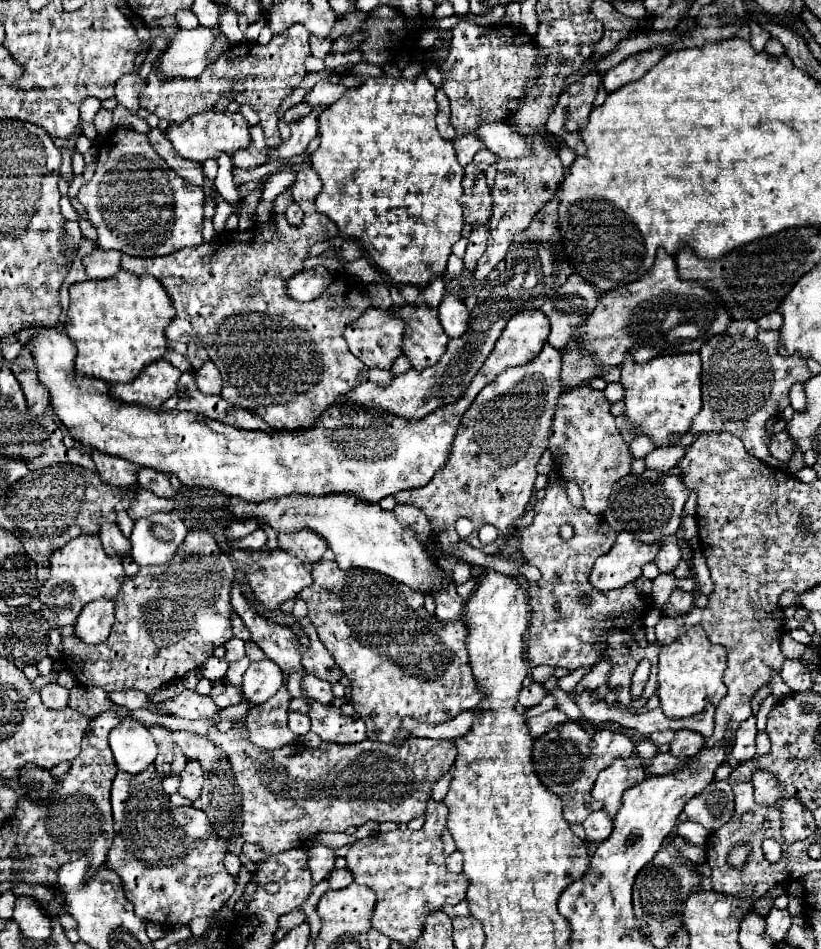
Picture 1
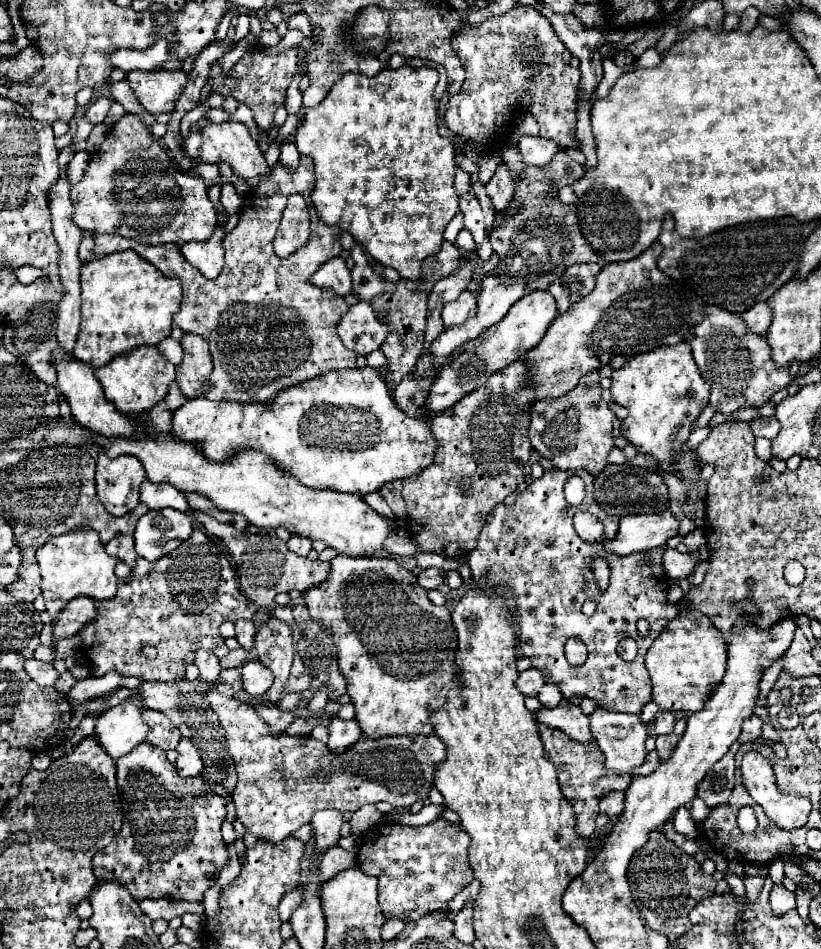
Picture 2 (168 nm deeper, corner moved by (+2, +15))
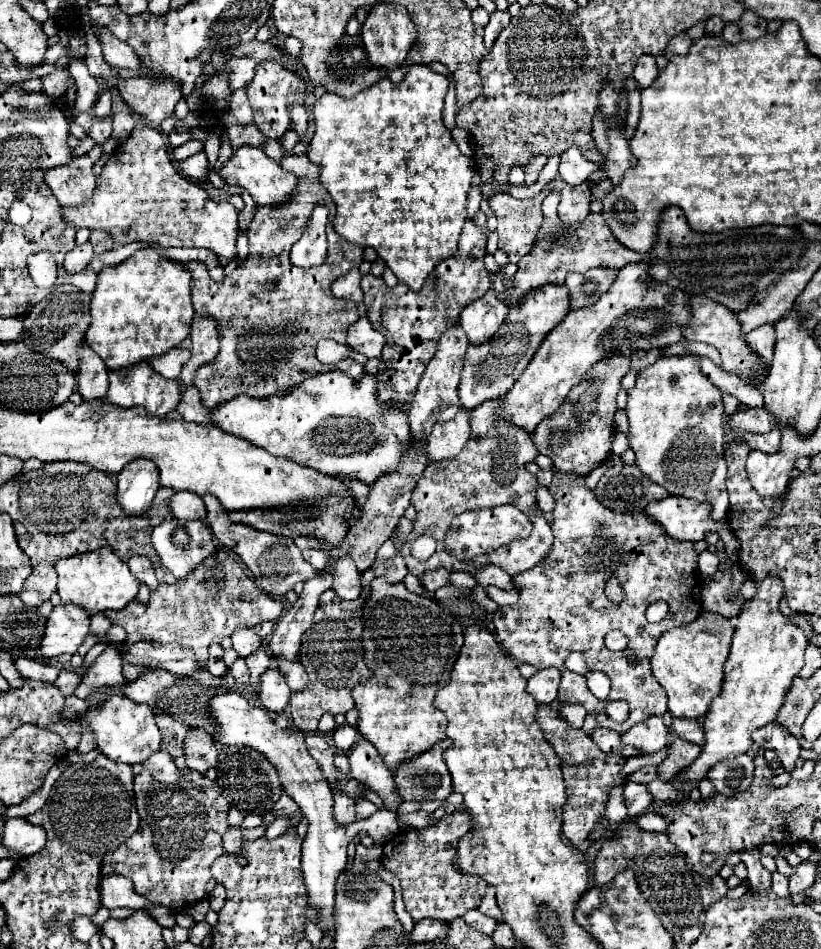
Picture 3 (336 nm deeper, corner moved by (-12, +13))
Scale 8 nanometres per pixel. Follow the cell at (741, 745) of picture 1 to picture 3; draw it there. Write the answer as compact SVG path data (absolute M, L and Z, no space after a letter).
M770 722L770 724L754 730L752 740L764 750L776 750L782 760L782 766L790 768L786 772L792 772L796 768L794 764L800 756L800 742L784 726Z

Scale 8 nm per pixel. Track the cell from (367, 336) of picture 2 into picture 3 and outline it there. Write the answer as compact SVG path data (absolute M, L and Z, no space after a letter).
M360 318L348 330L348 346L354 352L364 354L366 358L380 358L384 344L386 344L384 336L378 330L374 330L368 318Z

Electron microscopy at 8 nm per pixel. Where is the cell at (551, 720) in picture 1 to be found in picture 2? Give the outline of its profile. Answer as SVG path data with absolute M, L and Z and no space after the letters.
M562 698L556 708L542 706L536 712L536 722L560 728L562 732L566 732L568 736L572 736L578 742L592 740L592 732L588 728L588 718L582 714L580 706L572 704L568 698Z

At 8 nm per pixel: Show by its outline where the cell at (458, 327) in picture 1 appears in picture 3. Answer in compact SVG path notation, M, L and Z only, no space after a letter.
M490 290L486 296L470 302L462 310L460 326L464 328L468 342L480 346L498 332L498 328L506 320L506 314L508 314L508 306Z

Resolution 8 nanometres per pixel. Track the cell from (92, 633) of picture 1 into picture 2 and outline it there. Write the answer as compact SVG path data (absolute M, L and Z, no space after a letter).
M76 596L66 608L60 612L56 626L54 626L54 638L70 638L78 634L86 624L90 624L96 618L96 602L88 596Z

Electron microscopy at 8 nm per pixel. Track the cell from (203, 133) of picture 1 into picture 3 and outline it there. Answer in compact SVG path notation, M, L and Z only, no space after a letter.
M252 146L238 148L218 174L222 176L222 180L226 184L236 184L236 186L246 188L246 192L254 198L254 202L258 206L282 206L282 204L290 202L290 198L294 196L294 190L298 190L296 188L298 178L294 174L282 170L282 166L278 162L274 162L272 158L268 158L264 154L264 150L252 148Z

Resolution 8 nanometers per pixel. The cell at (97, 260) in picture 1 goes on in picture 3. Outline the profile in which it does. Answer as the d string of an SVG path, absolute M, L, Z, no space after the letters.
M86 242L82 246L76 246L74 250L70 250L66 254L66 258L64 258L64 270L68 274L78 274L78 272L82 272L88 266L88 262L92 258L94 258L94 252L92 252L90 242Z

